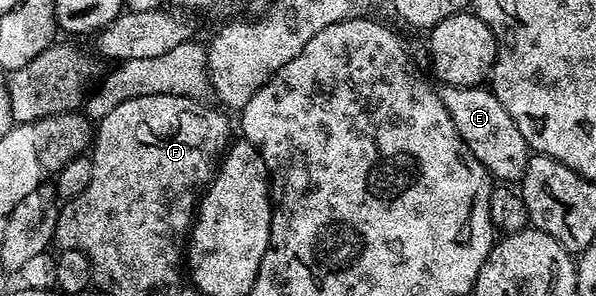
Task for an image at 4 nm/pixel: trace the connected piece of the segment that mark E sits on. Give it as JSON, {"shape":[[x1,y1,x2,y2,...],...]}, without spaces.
{"shape":[[442,85,439,93,443,108,447,108,447,116,451,116,451,124,455,124,455,132,471,148,475,160,483,164,494,179,505,184,520,183,531,157,529,145,523,140,523,132,515,128,515,120,507,116,507,108,499,104,492,89,484,85,463,87]]}

